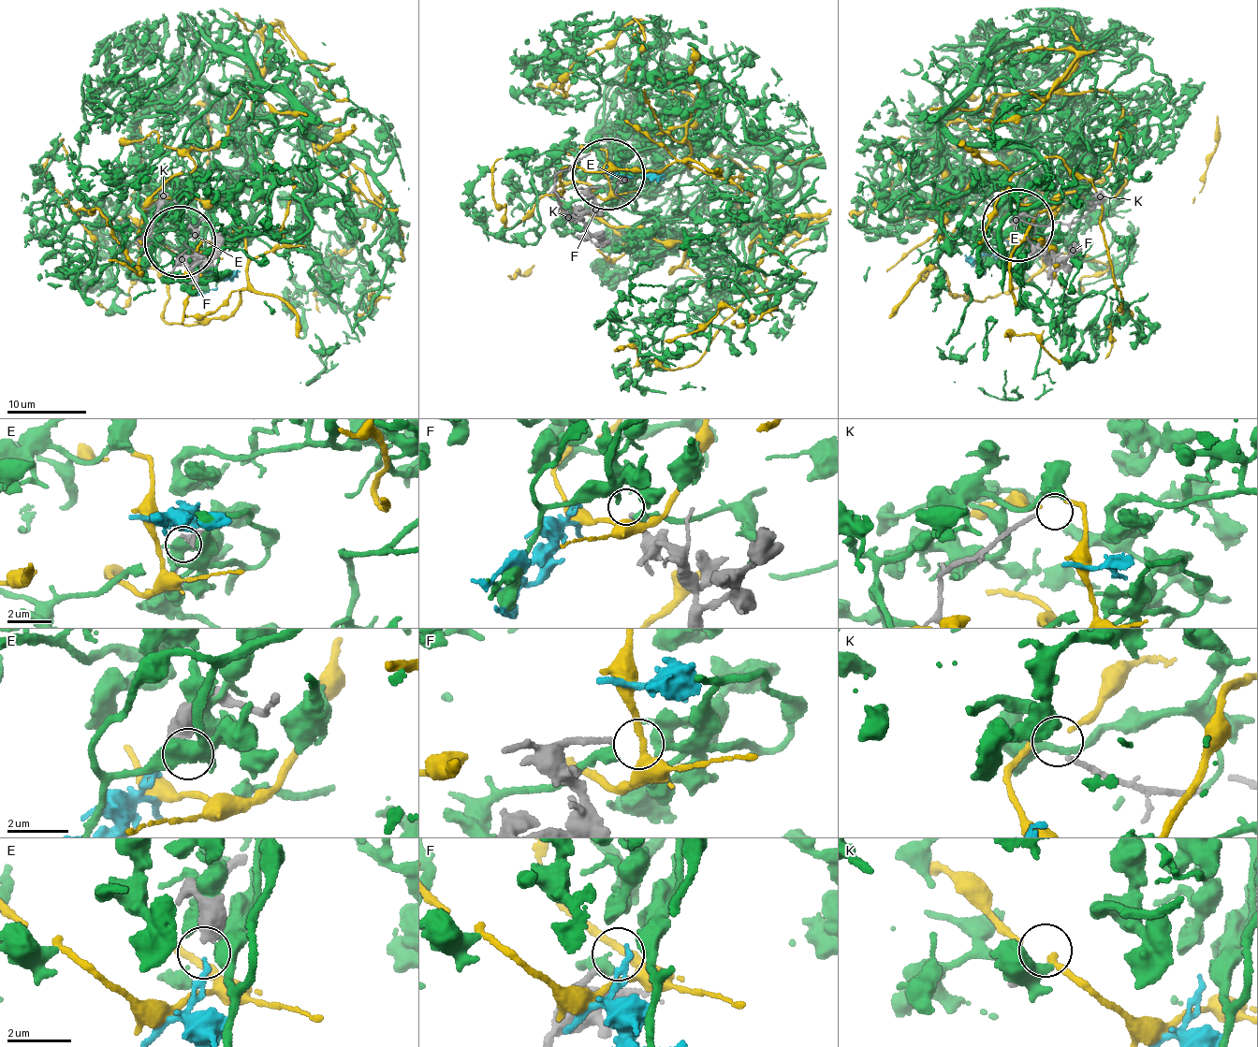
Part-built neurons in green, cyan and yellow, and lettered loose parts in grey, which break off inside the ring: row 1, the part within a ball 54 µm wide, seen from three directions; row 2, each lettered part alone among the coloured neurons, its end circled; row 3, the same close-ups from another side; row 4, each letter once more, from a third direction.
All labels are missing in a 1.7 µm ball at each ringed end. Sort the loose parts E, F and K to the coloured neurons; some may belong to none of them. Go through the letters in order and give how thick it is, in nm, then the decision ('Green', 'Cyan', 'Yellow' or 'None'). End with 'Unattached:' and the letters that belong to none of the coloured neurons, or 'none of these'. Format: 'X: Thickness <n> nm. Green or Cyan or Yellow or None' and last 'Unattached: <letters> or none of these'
E: Thickness 600 nm. None
F: Thickness 180 nm. Green
K: Thickness 160 nm. None
Unattached: E, K

